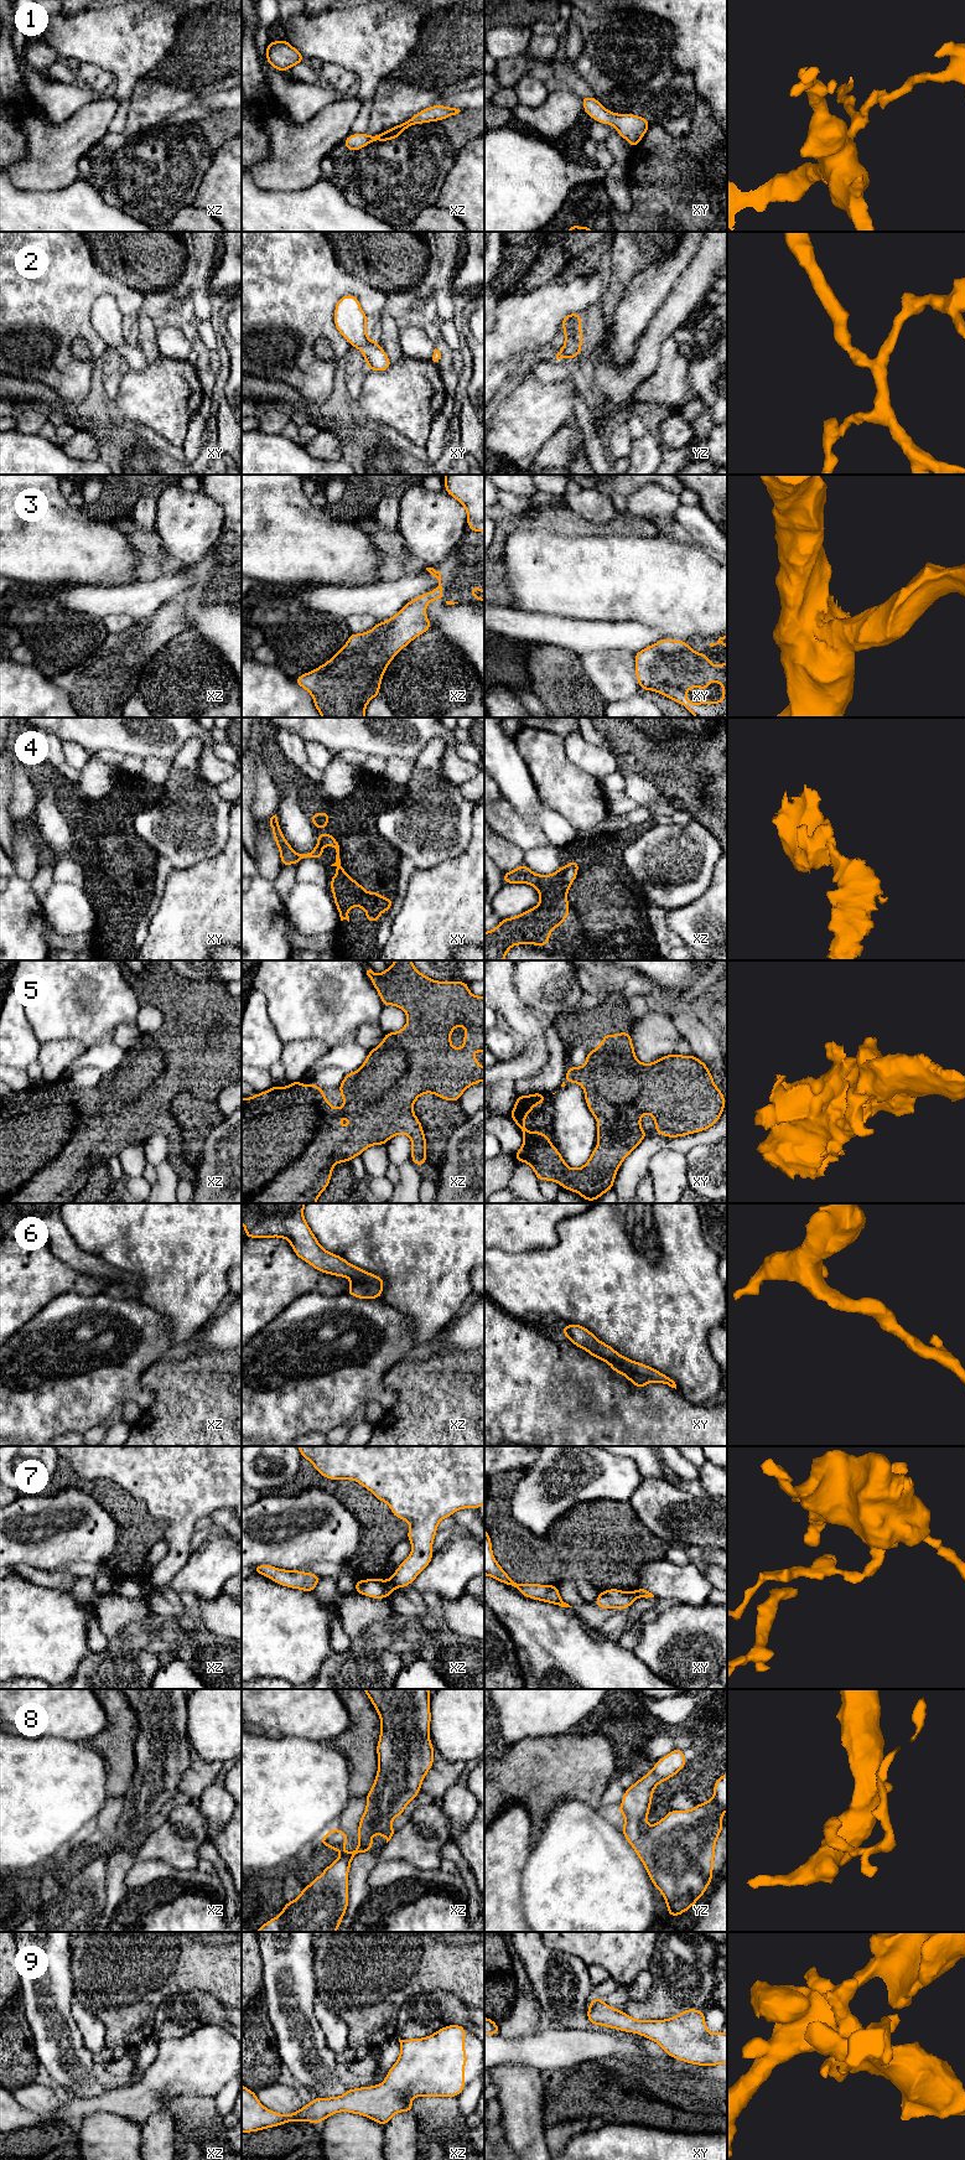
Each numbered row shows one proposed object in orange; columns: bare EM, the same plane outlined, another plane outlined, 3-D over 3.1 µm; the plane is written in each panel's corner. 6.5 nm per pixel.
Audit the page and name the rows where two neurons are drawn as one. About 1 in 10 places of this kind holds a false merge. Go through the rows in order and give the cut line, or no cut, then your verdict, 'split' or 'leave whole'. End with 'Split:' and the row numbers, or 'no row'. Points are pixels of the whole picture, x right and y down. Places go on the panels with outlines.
1: no cut | leave whole
2: no cut | leave whole
3: no cut | leave whole
4: no cut | leave whole
5: no cut | leave whole
6: no cut | leave whole
7: xz (392, 1579), (395, 1586) | split
8: no cut | leave whole
9: no cut | leave whole
Split: 7

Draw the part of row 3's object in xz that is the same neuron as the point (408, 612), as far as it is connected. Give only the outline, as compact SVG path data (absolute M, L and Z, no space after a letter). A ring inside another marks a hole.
M434 568L426 570L439 580L435 590L409 601L396 615L377 623L370 631L351 633L347 643L328 662L295 678L296 684L312 695L322 718L365 718L365 706L379 695L382 678L389 663L413 639L431 628L425 608L432 600L443 601L443 592L441 573Z

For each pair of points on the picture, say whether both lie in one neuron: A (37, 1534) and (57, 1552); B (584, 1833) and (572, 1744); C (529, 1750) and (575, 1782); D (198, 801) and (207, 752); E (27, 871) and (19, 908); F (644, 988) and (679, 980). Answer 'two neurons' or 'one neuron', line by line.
A: one neuron
B: two neurons
C: one neuron
D: two neurons
E: two neurons
F: two neurons

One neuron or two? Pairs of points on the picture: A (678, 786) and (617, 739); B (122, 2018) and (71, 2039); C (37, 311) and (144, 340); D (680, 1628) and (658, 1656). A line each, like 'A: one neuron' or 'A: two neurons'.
A: one neuron
B: two neurons
C: two neurons
D: one neuron

